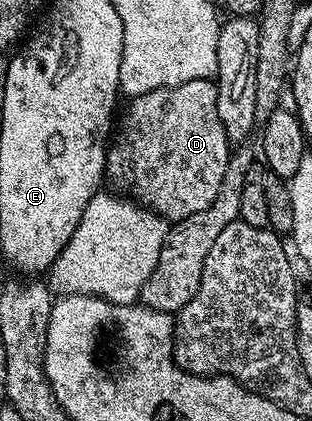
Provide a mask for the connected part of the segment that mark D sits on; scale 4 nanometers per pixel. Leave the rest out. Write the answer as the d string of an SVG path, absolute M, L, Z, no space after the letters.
M197 79L133 96L122 124L120 119L106 148L105 178L118 187L134 187L133 194L167 221L206 211L216 201L216 193L220 193L224 169L228 169L232 154L230 138L224 133L224 125L220 125L220 113L216 113L217 96L214 79Z

